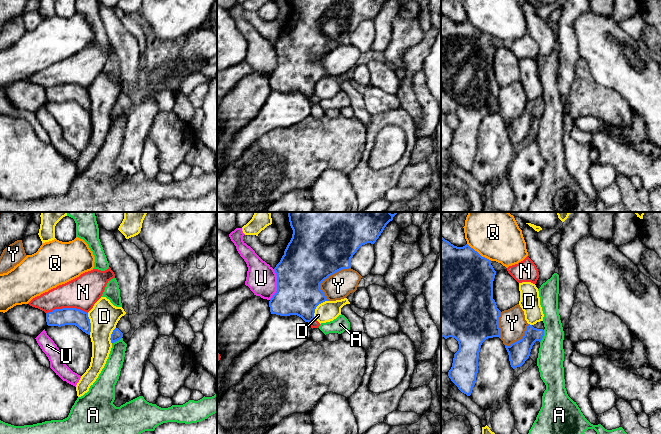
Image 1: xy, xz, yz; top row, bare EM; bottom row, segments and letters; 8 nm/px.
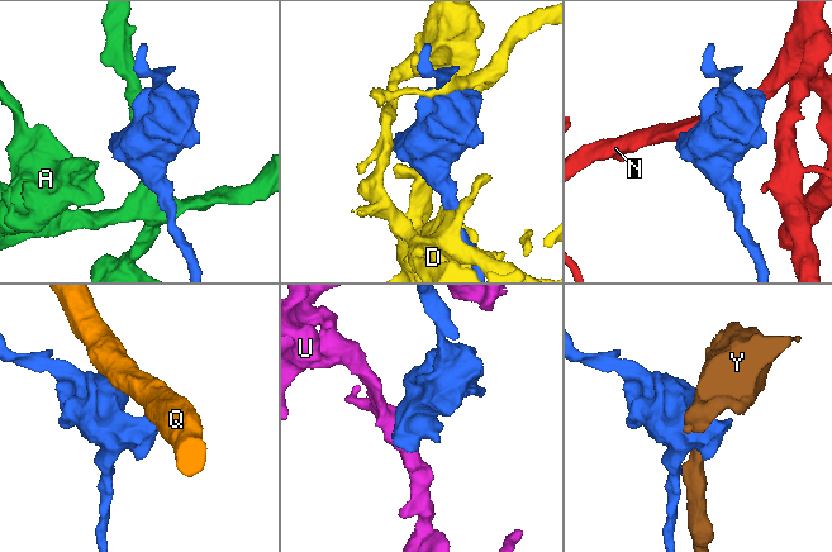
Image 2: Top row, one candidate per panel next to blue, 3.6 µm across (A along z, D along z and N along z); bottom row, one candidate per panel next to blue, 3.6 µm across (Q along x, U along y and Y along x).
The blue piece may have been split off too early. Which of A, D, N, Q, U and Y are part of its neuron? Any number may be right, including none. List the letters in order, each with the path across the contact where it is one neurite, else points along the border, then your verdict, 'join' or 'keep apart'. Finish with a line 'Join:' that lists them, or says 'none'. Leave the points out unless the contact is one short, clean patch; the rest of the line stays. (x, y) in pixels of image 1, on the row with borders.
A: border along yz (544, 330), (544, 335), (540, 342); keep apart
D: keep apart
N: border along xy (87, 312), (75, 308), (55, 308), (46, 313); keep apart
Q: keep apart
U: border along xz (274, 269), (276, 292), (269, 299); keep apart
Y: keep apart
Join: none

